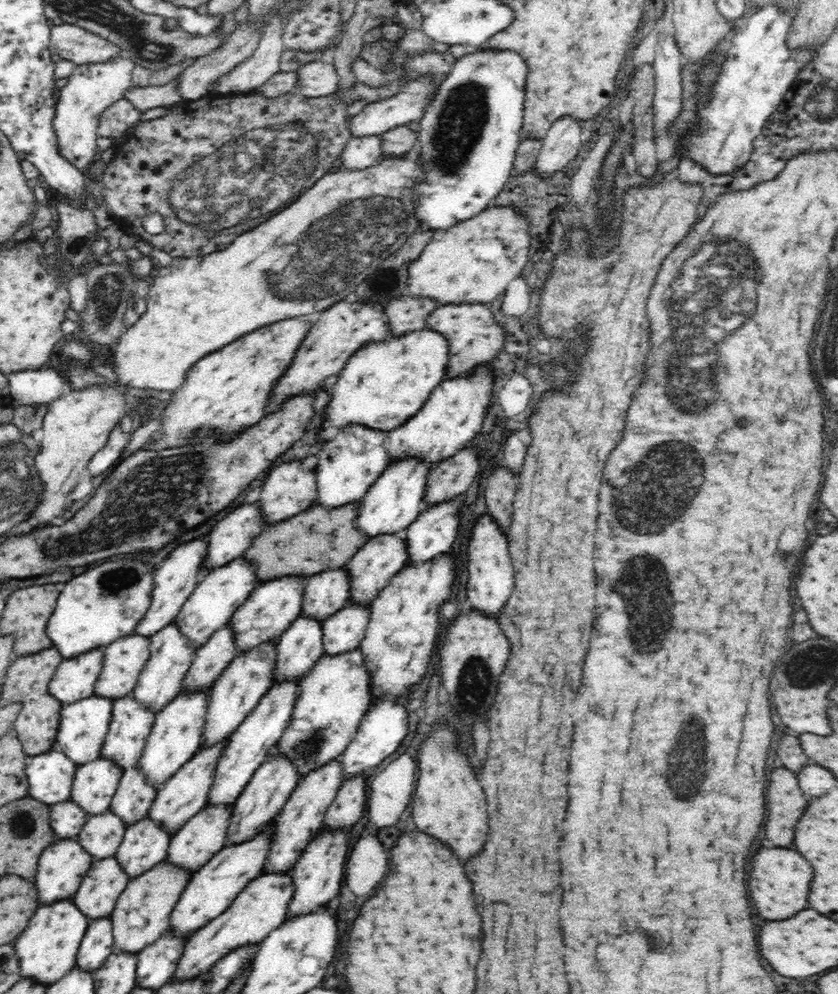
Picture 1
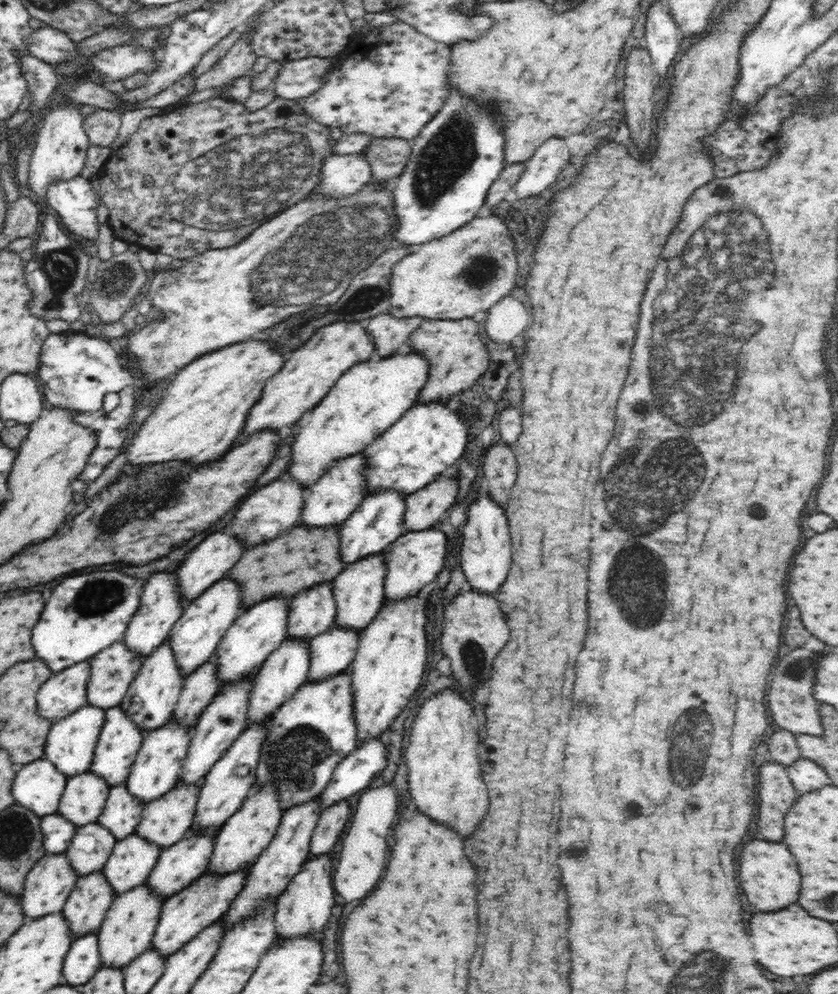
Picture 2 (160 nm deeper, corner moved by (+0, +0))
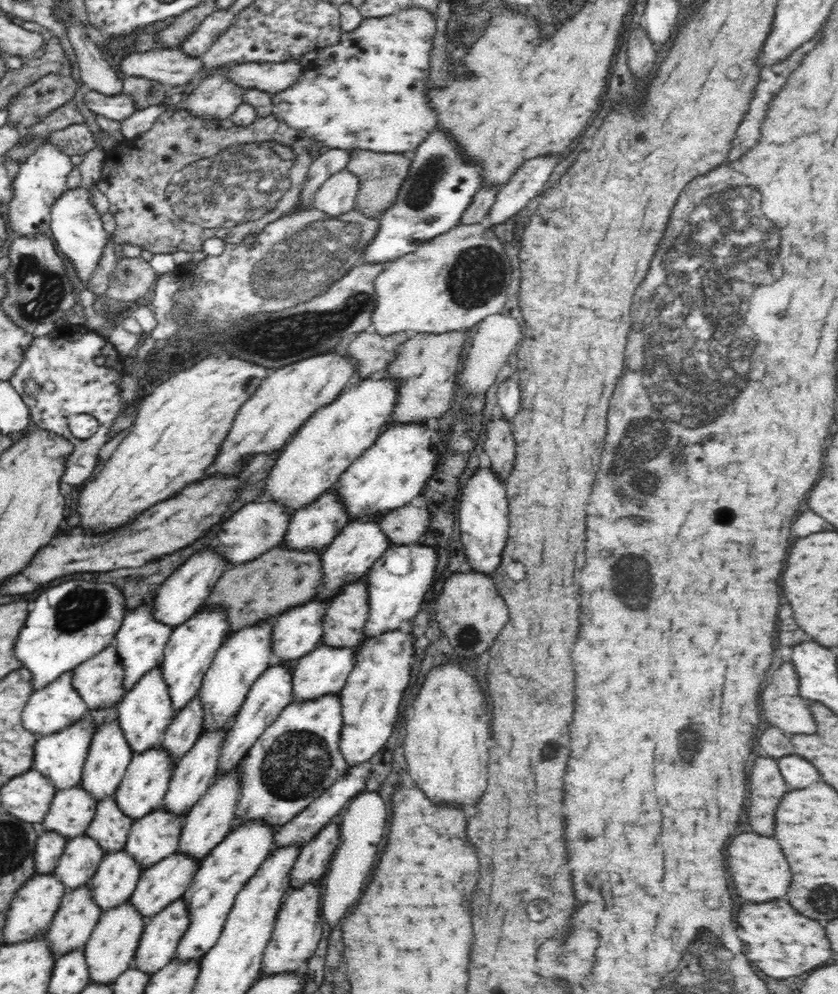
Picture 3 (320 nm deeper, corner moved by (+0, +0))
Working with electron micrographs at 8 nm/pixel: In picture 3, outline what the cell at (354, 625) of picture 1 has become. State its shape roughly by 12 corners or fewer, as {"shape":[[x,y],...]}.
{"shape":[[321,645],[295,661],[295,702],[340,695],[353,648]]}

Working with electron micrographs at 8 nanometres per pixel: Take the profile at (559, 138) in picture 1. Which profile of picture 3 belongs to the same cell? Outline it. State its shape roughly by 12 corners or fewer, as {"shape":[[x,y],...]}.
{"shape":[[534,158],[498,189],[485,225],[522,210],[558,158]]}

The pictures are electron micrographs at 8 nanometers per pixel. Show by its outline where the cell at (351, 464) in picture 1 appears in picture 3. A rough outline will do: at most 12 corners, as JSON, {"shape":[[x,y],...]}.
{"shape":[[337,484],[293,512],[282,545],[324,550],[349,522]]}

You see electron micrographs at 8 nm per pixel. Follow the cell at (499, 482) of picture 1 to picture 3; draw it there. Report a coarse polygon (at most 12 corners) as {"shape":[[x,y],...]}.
{"shape":[[496,413],[486,424],[483,449],[492,471],[506,480],[514,468],[510,424]]}

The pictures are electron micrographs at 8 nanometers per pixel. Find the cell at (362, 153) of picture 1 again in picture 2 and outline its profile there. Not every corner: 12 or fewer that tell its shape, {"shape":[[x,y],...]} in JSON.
{"shape":[[363,153],[332,154],[321,166],[317,193],[356,195],[372,171]]}

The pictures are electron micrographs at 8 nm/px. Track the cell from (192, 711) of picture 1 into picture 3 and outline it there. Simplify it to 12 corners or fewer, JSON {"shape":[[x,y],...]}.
{"shape":[[134,752],[114,794],[135,821],[162,809],[176,760]]}

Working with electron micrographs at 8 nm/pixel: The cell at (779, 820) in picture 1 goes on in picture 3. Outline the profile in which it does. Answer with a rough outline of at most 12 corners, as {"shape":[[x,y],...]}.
{"shape":[[756,758],[748,784],[748,824],[772,836],[786,782],[772,758]]}

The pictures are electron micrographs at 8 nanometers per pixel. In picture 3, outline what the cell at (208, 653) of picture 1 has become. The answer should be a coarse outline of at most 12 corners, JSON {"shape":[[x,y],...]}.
{"shape":[[200,696],[175,714],[160,746],[176,762],[201,736]]}

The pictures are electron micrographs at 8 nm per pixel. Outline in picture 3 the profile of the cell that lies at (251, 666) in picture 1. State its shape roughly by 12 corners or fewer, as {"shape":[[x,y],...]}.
{"shape":[[231,726],[202,732],[174,766],[163,808],[188,815],[217,774]]}

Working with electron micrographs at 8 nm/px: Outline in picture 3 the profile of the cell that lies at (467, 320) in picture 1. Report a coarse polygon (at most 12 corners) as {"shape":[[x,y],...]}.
{"shape":[[465,331],[410,335],[388,425],[434,423],[454,402]]}

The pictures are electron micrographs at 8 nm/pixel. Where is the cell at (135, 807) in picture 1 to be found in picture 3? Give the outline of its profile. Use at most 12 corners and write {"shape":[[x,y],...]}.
{"shape":[[116,798],[97,804],[85,830],[106,853],[125,847],[133,818]]}

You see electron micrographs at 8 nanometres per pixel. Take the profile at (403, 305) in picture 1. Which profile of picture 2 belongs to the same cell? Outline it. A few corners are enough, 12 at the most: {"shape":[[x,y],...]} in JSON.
{"shape":[[378,314],[363,322],[375,357],[396,354],[420,317]]}

